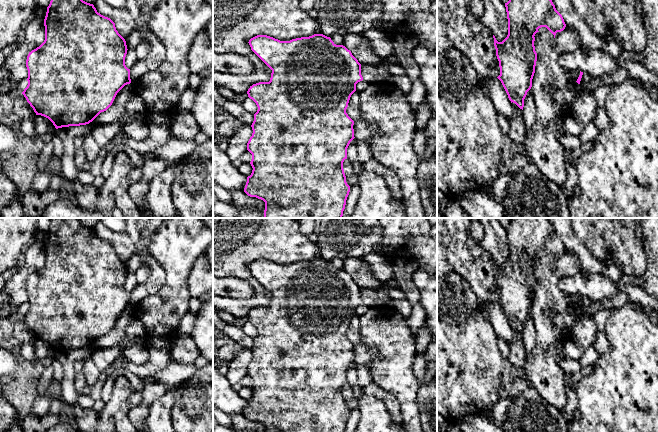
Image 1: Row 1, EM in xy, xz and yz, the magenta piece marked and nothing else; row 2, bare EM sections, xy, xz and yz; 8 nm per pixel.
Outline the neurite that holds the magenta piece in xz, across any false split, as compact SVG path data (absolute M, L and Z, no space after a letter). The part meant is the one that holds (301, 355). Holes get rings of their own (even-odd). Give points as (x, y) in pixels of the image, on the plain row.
M314 258L290 265L280 265L267 259L257 259L248 267L251 274L272 294L272 297L269 306L253 308L247 315L248 321L256 327L258 334L254 338L254 345L251 349L253 357L247 367L247 374L252 378L250 388L253 394L247 401L244 416L250 421L263 424L265 432L345 432L350 410L346 406L343 386L347 383L347 372L355 362L354 345L348 340L346 333L351 319L356 315L356 308L363 304L361 288L345 270L336 269L330 261L323 258Z

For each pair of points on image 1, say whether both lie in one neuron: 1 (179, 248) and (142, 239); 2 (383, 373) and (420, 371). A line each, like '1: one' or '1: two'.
1: two
2: two

